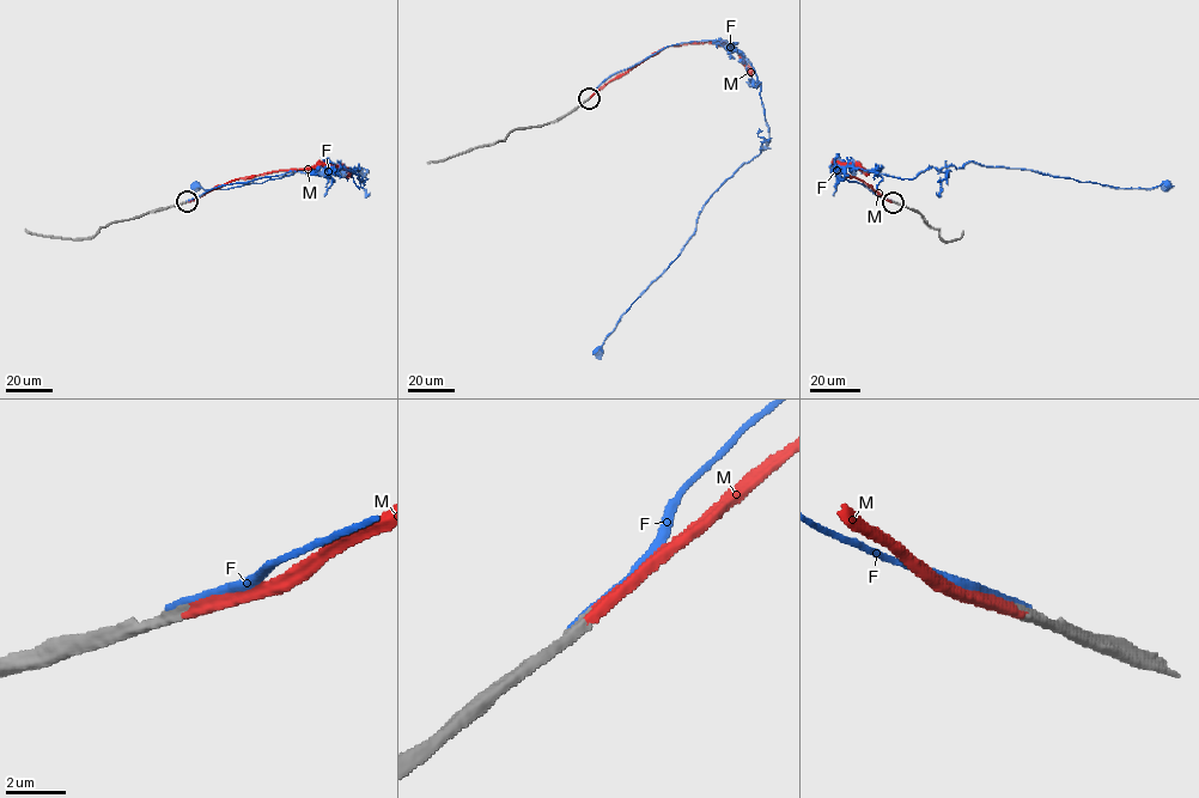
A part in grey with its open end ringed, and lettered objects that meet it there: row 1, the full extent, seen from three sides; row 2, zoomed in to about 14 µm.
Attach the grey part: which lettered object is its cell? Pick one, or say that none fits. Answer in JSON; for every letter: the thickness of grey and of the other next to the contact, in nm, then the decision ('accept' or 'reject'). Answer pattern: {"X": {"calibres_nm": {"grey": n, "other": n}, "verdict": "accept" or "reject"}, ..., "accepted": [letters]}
{"F": {"calibres_nm": {"grey": 420, "other": 220}, "verdict": "reject"}, "M": {"calibres_nm": {"grey": 420, "other": 360}, "verdict": "accept"}, "accepted": ["M"]}

